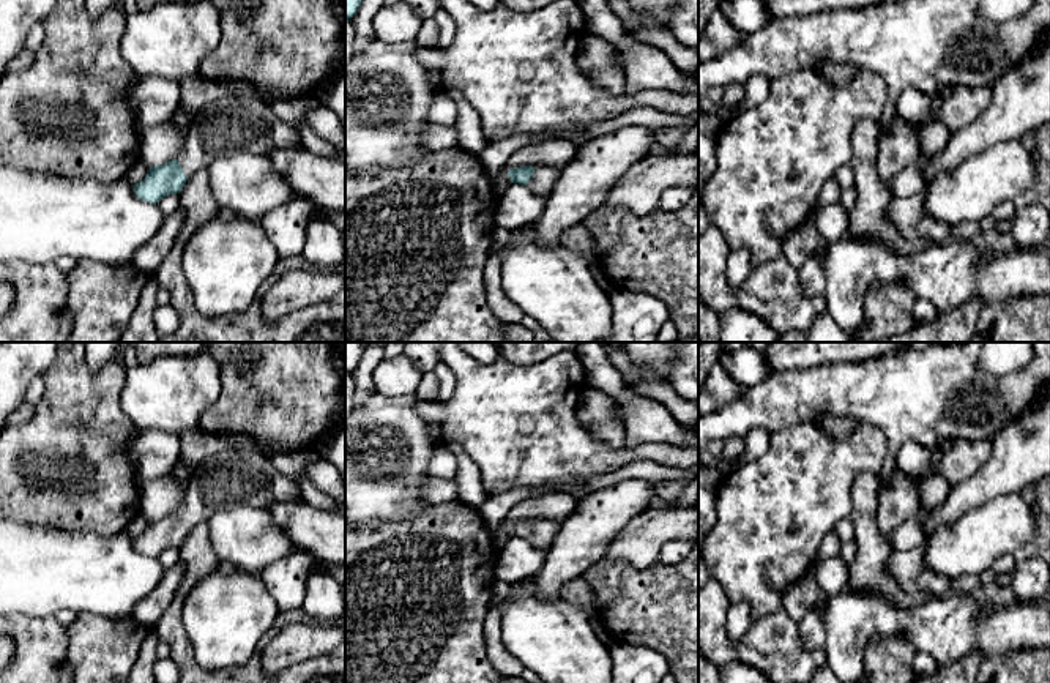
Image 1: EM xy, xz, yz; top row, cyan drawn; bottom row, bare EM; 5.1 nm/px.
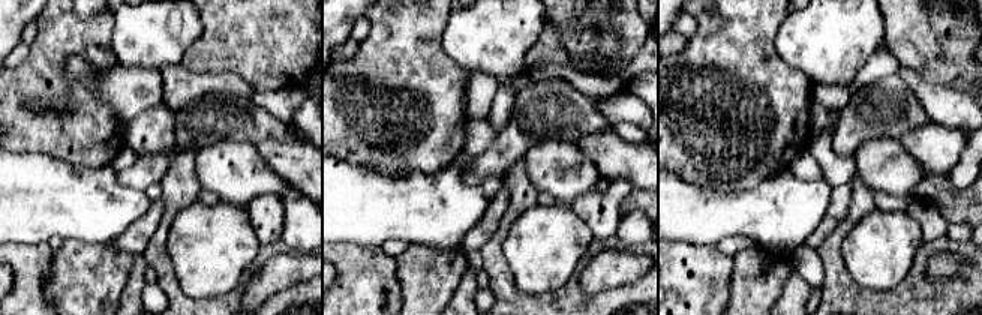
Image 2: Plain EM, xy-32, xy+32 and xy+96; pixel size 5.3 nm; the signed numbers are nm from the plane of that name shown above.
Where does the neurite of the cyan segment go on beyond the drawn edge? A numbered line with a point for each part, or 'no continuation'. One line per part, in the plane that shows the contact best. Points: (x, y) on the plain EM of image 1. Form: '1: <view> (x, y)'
1: xy (234, 477)

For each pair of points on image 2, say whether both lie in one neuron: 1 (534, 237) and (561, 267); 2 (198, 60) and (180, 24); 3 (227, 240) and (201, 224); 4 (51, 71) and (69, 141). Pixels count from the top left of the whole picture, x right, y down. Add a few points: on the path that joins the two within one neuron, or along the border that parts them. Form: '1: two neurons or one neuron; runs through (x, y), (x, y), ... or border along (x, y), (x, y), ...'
1: one neuron; runs through (541, 245), (553, 260)
2: two neurons; border along (200, 15), (201, 35), (179, 62)
3: one neuron; runs through (221, 240), (207, 230)
4: one neuron; runs through (53, 89), (75, 111), (69, 123)

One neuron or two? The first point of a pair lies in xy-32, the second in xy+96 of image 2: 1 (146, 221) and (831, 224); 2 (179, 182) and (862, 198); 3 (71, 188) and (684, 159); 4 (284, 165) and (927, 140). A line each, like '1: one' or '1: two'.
1: one
2: one
3: two
4: one

